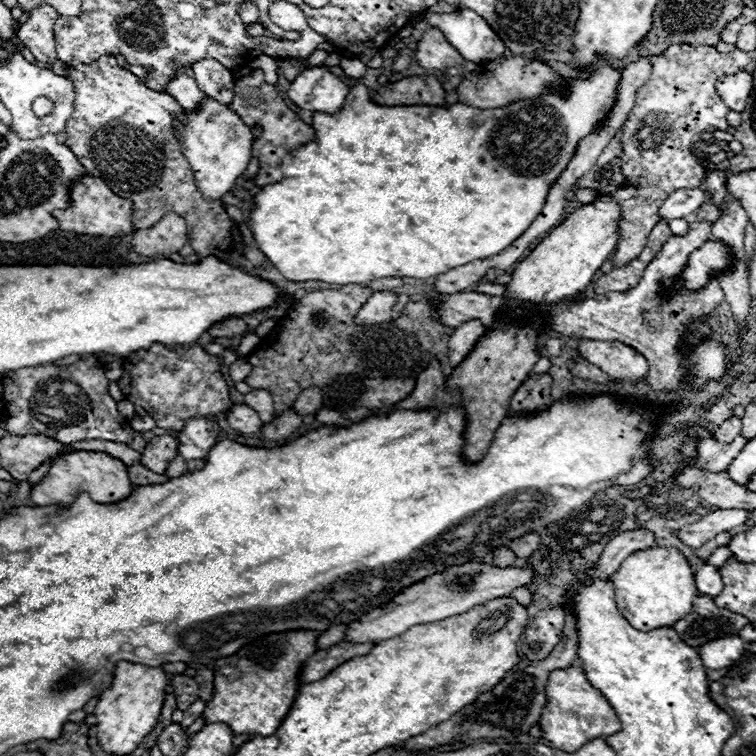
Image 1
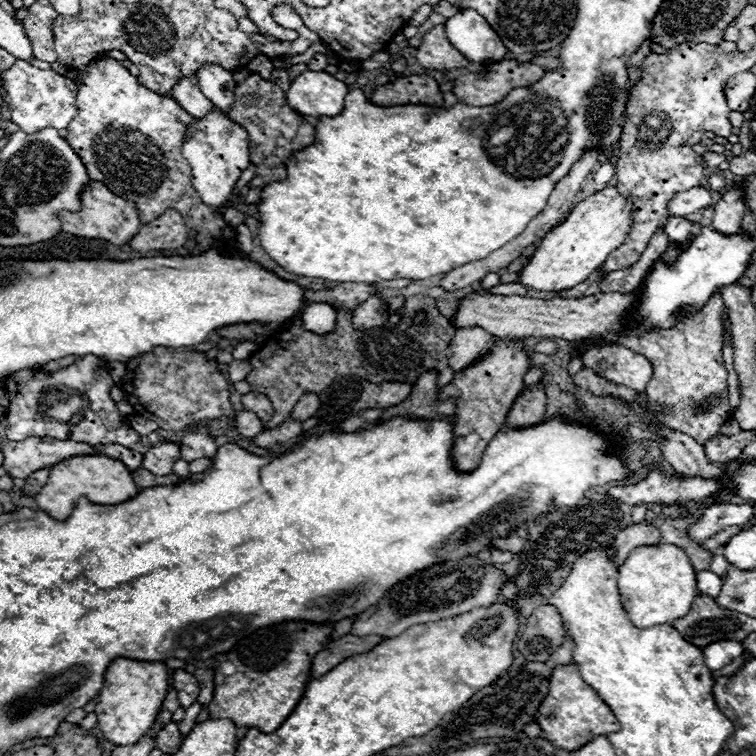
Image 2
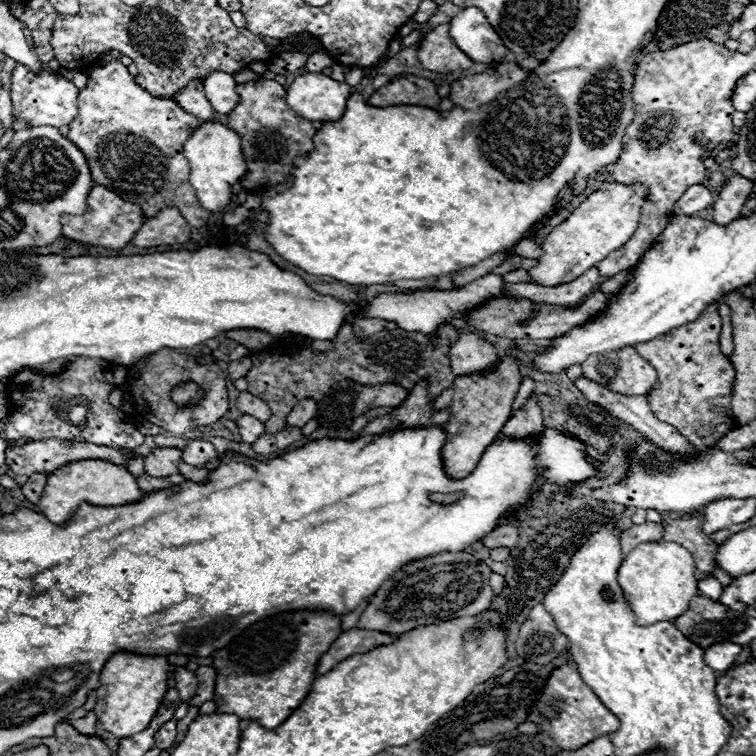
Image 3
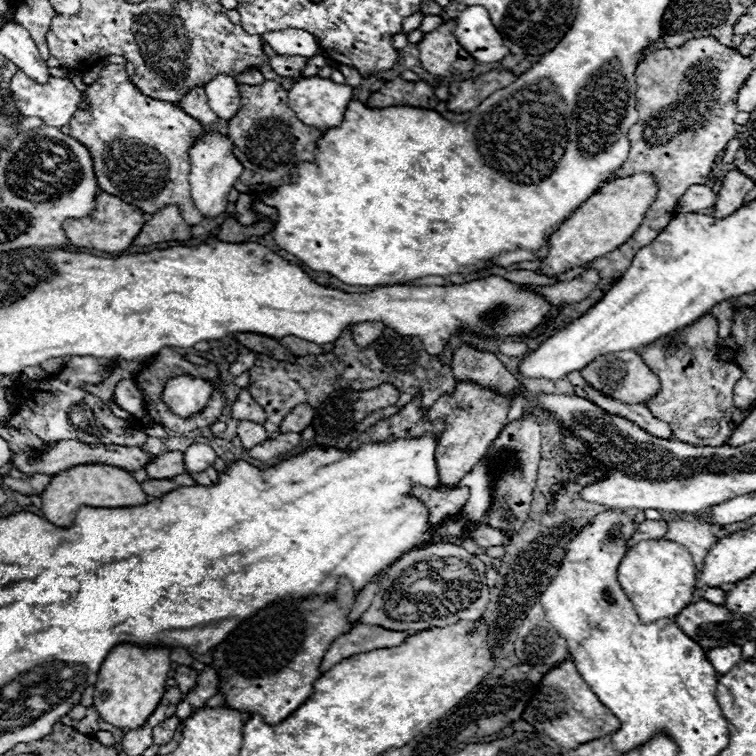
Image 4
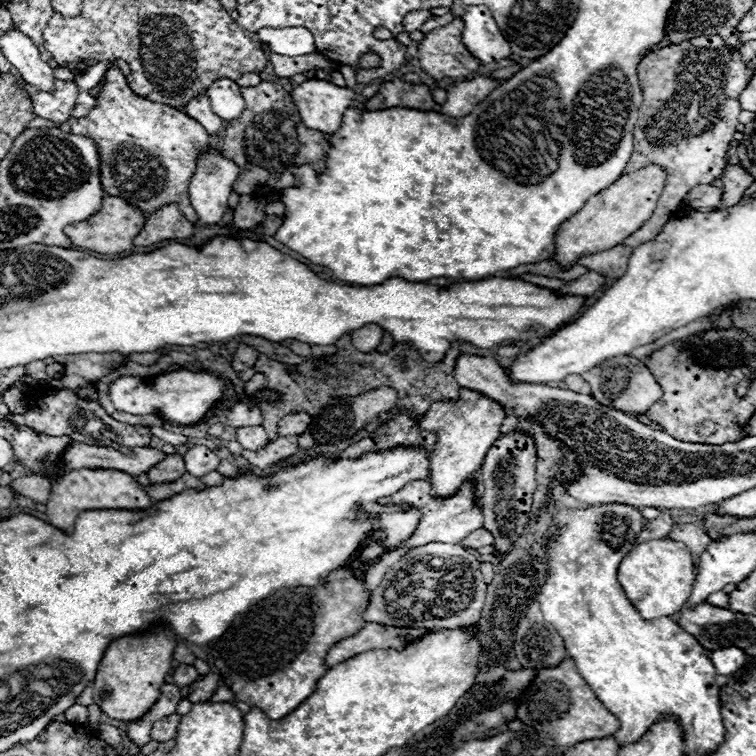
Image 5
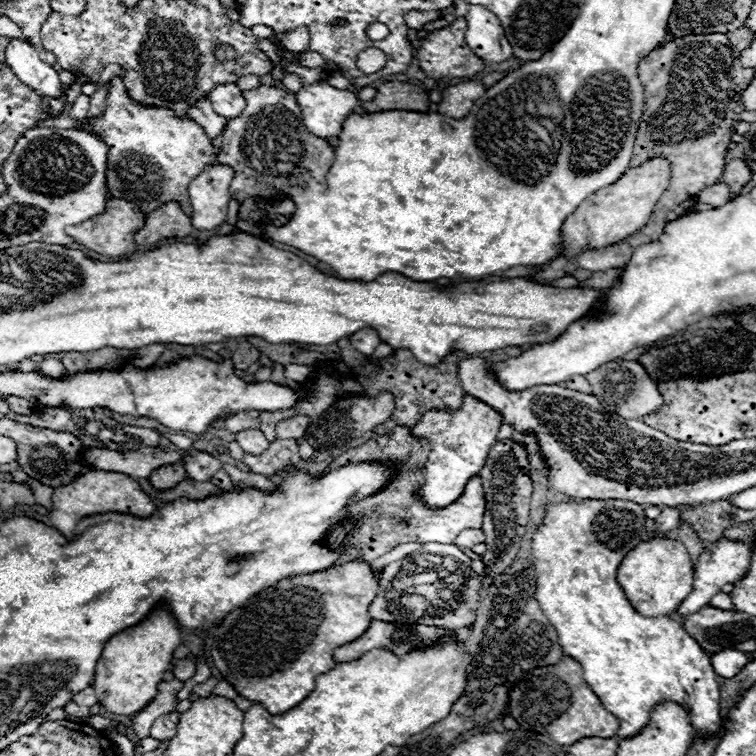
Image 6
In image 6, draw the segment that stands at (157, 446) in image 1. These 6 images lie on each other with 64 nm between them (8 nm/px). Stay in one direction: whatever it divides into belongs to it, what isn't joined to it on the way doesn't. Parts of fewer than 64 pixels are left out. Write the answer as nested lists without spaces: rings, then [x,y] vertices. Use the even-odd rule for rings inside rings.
[[[168,464],[168,466],[160,466],[156,468],[148,480],[156,490],[170,490],[174,488],[178,482],[182,482],[186,478],[186,470],[184,464]]]

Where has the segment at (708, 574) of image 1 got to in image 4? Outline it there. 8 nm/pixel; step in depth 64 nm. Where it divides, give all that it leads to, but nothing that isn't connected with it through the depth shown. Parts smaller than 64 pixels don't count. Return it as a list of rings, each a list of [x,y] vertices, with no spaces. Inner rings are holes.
[[[708,588],[708,590],[704,590],[700,596],[704,598],[704,600],[708,600],[708,602],[712,602],[712,604],[718,604],[718,606],[724,606],[724,590],[720,590],[720,588]]]

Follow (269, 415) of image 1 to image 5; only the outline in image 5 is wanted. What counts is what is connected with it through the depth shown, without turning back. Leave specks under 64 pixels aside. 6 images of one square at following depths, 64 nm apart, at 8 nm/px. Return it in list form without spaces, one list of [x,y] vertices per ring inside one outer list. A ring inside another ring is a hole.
[[[238,402],[228,412],[228,424],[232,428],[244,428],[244,426],[260,426],[262,424],[262,412],[258,406],[252,406],[250,402]]]

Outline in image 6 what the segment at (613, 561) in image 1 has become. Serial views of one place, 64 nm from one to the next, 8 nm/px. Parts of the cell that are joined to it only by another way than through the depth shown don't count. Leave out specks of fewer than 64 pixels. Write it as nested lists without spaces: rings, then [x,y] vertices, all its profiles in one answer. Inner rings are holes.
[[[662,508],[662,514],[656,518],[656,530],[666,532],[680,526],[680,508]]]

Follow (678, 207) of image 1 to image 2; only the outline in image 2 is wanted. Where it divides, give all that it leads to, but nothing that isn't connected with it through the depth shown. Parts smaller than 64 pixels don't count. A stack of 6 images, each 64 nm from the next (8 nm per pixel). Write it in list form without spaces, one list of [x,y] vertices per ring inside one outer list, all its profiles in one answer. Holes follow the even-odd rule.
[[[704,186],[690,188],[688,192],[676,194],[676,198],[672,198],[670,216],[688,216],[692,212],[698,212],[698,210],[710,206],[710,204],[714,204],[710,190],[706,190]]]

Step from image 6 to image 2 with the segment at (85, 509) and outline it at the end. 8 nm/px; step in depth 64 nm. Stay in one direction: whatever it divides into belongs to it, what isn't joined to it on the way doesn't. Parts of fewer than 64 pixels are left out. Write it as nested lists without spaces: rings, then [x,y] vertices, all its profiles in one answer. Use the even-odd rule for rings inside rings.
[[[74,456],[50,468],[48,482],[38,492],[36,504],[54,520],[66,520],[82,496],[86,496],[94,504],[120,504],[134,498],[136,494],[138,486],[134,484],[130,470],[120,460],[108,456]]]

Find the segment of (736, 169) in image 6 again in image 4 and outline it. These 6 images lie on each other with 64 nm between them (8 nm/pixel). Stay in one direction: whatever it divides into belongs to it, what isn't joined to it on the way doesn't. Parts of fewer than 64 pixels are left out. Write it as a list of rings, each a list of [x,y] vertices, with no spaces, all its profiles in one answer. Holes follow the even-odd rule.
[[[730,170],[722,180],[718,202],[714,206],[714,216],[726,218],[734,210],[738,210],[744,202],[746,192],[752,190],[752,186],[754,186],[754,180],[748,180],[748,176],[744,176],[740,170]]]

